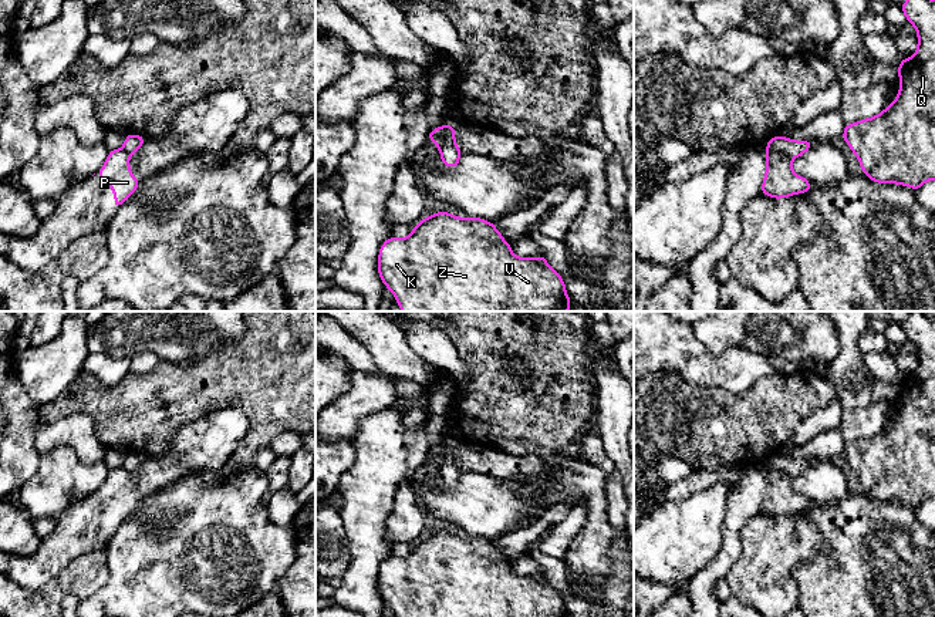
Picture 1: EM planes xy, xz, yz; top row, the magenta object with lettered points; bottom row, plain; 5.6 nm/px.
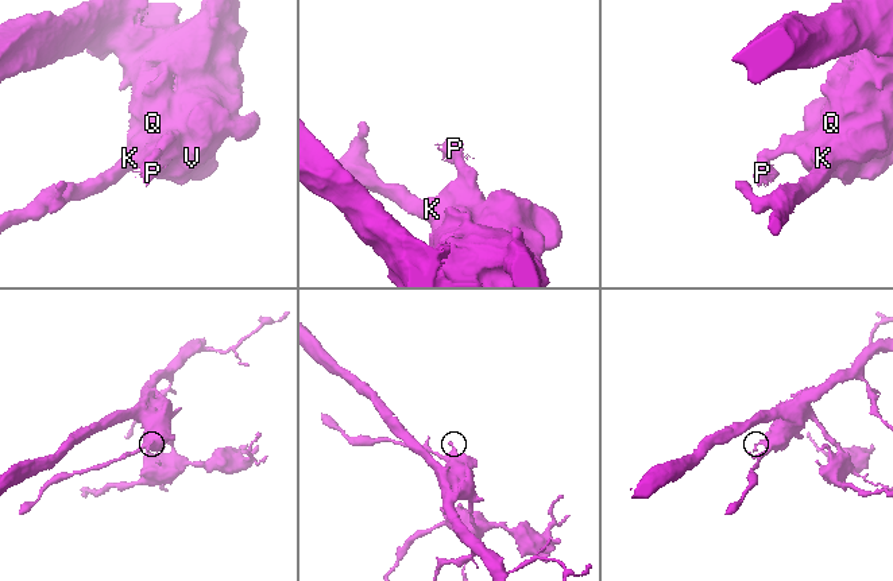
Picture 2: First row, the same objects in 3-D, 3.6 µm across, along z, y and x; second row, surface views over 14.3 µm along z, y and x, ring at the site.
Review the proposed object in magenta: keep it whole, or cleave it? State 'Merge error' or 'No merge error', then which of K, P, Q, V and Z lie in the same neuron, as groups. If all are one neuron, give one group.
Merge error. Groups: K Q V Z / P

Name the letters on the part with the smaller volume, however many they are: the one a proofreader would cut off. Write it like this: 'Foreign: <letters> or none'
Foreign: P

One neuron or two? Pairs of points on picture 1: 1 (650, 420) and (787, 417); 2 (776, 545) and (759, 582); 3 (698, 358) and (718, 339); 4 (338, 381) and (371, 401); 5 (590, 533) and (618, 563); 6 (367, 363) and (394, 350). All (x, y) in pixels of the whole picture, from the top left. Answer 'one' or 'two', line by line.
1: one
2: one
3: two
4: two
5: two
6: two

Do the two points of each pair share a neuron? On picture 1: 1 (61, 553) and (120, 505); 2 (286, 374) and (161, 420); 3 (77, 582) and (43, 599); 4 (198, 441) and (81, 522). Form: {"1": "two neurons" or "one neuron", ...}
{"1": "one neuron", "2": "one neuron", "3": "one neuron", "4": "one neuron"}

